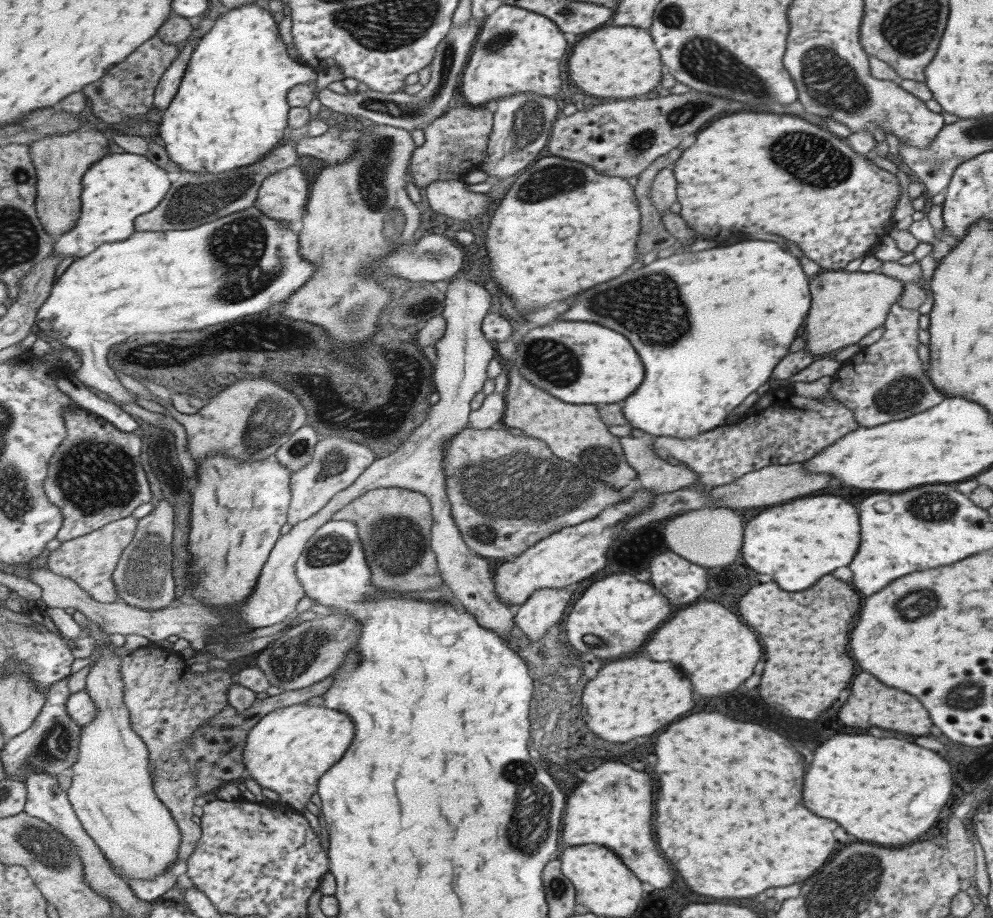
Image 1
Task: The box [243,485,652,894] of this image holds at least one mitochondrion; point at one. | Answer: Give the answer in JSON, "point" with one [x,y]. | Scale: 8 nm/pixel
{"point":[527,830]}

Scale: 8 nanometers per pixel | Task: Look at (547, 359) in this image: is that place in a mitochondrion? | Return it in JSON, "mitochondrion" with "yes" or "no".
{"mitochondrion":"yes"}

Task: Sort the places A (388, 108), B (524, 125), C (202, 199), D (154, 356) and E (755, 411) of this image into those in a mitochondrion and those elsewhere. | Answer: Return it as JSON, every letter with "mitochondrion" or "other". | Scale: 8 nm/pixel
{"A":"mitochondrion","B":"mitochondrion","C":"mitochondrion","D":"mitochondrion","E":"other"}

